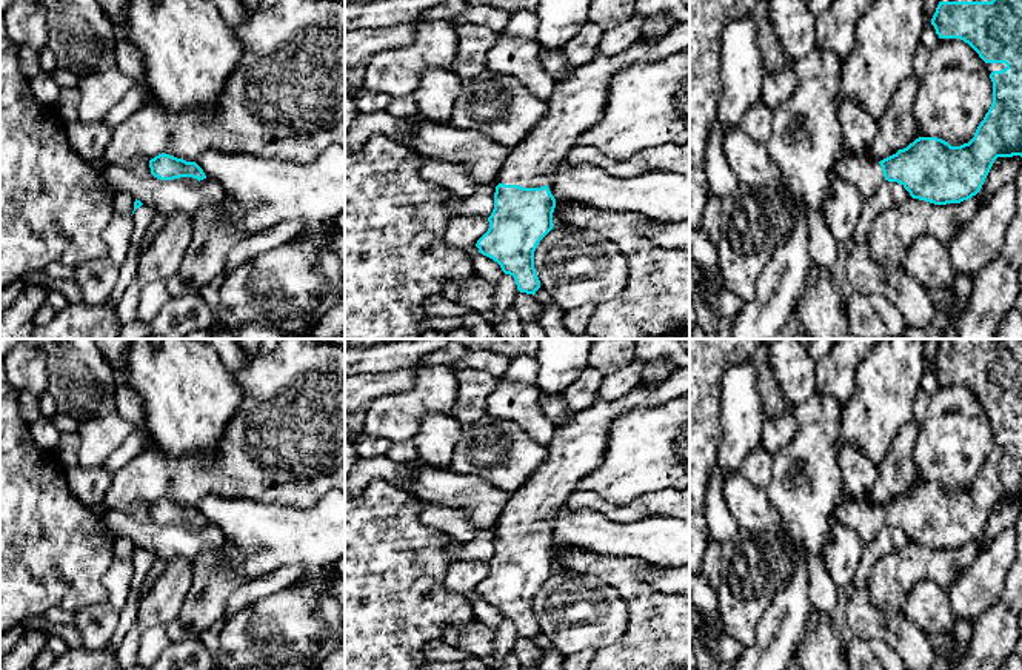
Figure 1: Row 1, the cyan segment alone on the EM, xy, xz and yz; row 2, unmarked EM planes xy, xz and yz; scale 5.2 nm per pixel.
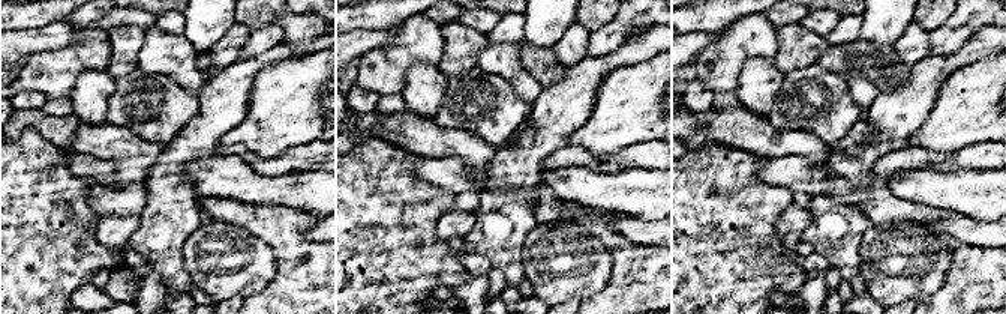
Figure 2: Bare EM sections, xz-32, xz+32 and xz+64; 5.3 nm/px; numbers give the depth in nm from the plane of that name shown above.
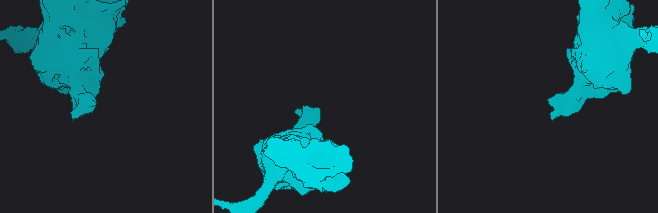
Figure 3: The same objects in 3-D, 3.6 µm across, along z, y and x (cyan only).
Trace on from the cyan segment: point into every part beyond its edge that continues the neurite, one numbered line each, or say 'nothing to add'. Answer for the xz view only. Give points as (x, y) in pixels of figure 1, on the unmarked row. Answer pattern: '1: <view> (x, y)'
1: xz (577, 448)

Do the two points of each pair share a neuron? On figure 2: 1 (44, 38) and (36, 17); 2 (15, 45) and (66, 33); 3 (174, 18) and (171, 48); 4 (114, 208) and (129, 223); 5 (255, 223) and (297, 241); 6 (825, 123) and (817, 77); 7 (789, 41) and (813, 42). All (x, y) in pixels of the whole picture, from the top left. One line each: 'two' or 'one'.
1: two
2: one
3: two
4: two
5: one
6: one
7: one

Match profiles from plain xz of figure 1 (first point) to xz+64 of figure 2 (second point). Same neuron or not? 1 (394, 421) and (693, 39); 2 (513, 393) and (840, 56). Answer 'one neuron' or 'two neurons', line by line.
1: two neurons
2: one neuron

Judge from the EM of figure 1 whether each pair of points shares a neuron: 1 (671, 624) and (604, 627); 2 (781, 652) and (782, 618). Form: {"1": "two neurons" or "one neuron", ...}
{"1": "two neurons", "2": "one neuron"}

